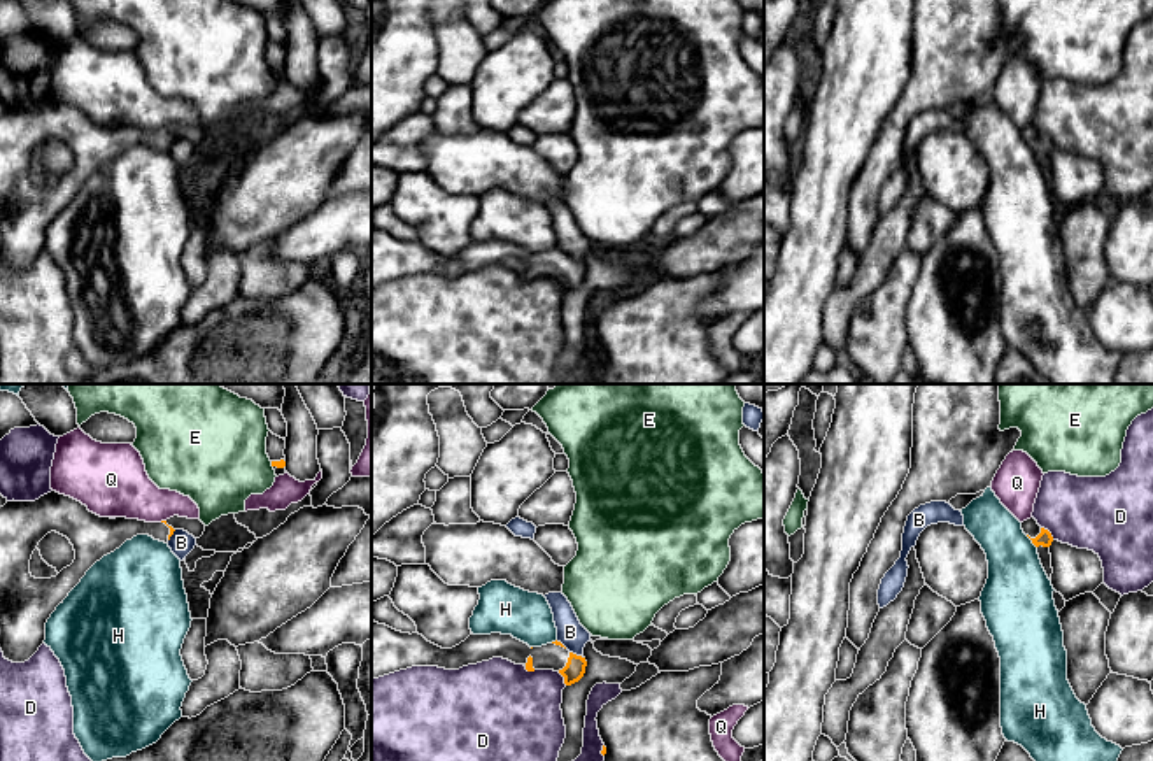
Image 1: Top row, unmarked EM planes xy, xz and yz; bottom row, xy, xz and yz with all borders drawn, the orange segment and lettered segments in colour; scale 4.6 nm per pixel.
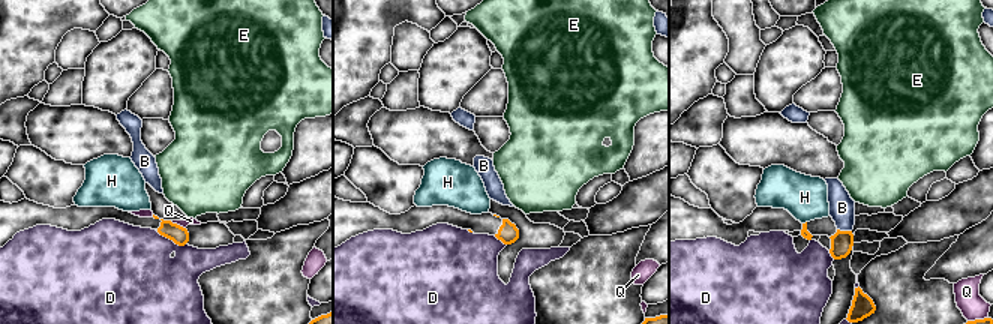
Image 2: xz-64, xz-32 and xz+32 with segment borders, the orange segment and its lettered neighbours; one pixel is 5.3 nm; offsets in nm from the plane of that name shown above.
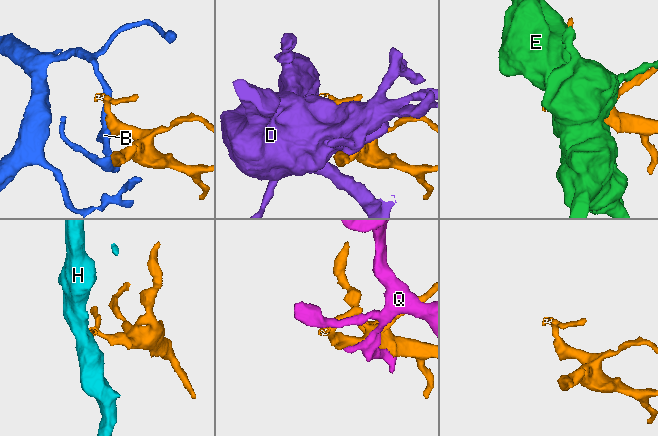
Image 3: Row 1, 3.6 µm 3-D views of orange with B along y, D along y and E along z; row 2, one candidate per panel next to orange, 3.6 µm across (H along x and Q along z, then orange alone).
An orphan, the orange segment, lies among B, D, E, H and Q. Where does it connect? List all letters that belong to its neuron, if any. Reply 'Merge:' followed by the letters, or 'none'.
Merge: none

